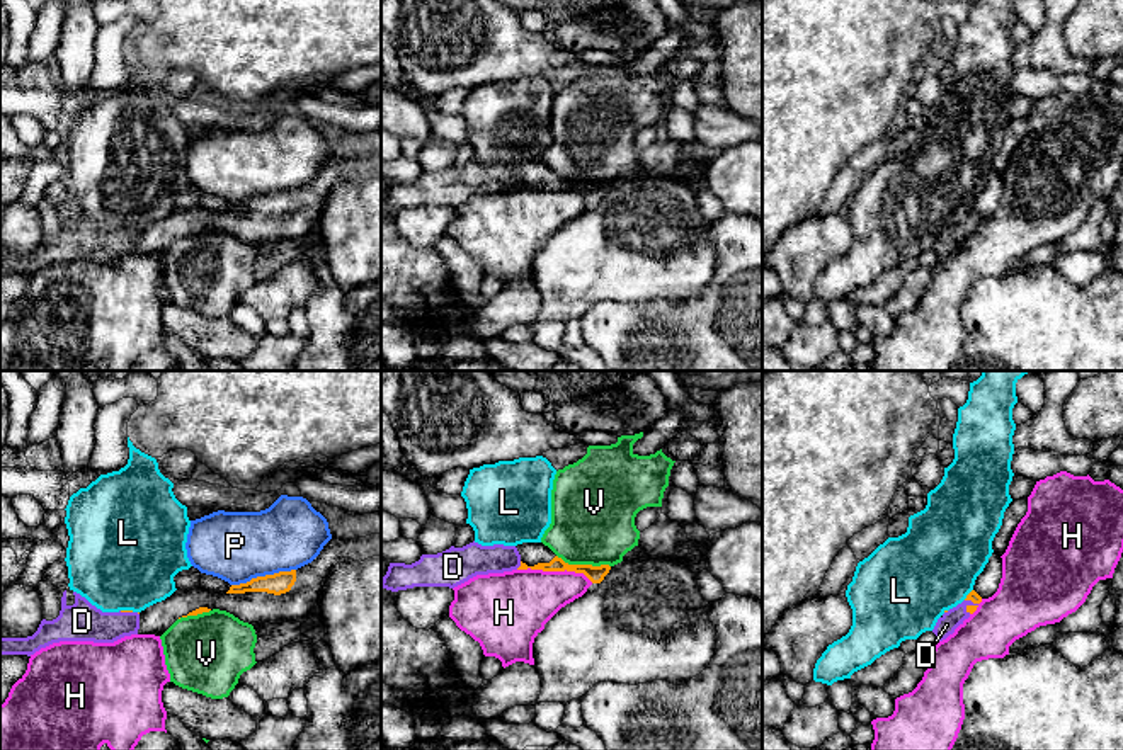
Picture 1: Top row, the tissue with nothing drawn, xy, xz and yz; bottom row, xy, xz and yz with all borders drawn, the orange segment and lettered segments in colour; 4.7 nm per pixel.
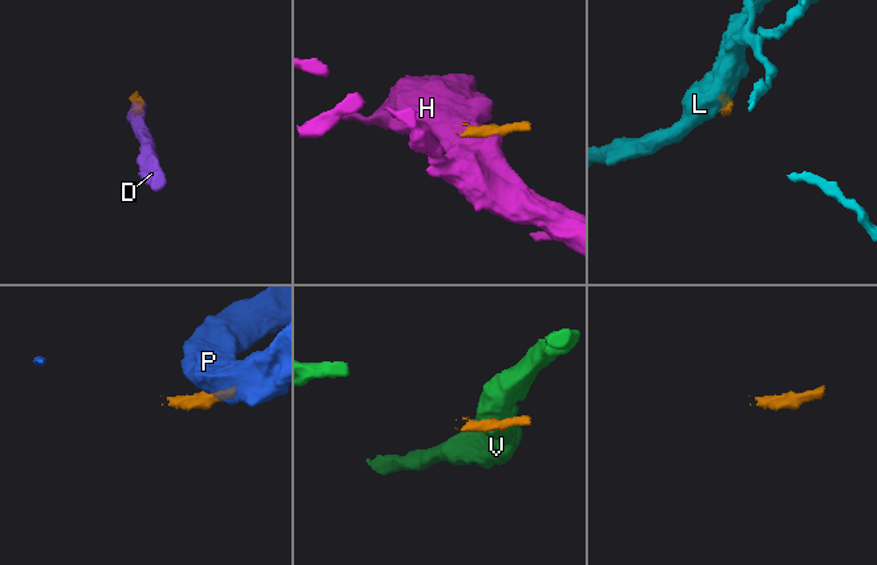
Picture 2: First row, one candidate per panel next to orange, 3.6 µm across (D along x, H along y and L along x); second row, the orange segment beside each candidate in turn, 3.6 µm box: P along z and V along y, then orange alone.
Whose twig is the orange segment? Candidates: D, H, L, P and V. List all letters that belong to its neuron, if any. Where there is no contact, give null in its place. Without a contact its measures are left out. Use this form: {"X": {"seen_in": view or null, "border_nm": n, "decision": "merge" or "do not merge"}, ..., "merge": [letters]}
{"D": {"seen_in": "xz", "border_nm": 50, "decision": "merge"}, "H": {"seen_in": "xz", "border_nm": 360, "decision": "do not merge"}, "L": {"seen_in": "xy", "border_nm": 60, "decision": "do not merge"}, "P": {"seen_in": "xy", "border_nm": 320, "decision": "do not merge"}, "V": {"seen_in": "xz", "border_nm": 260, "decision": "do not merge"}, "merge": ["D"]}

